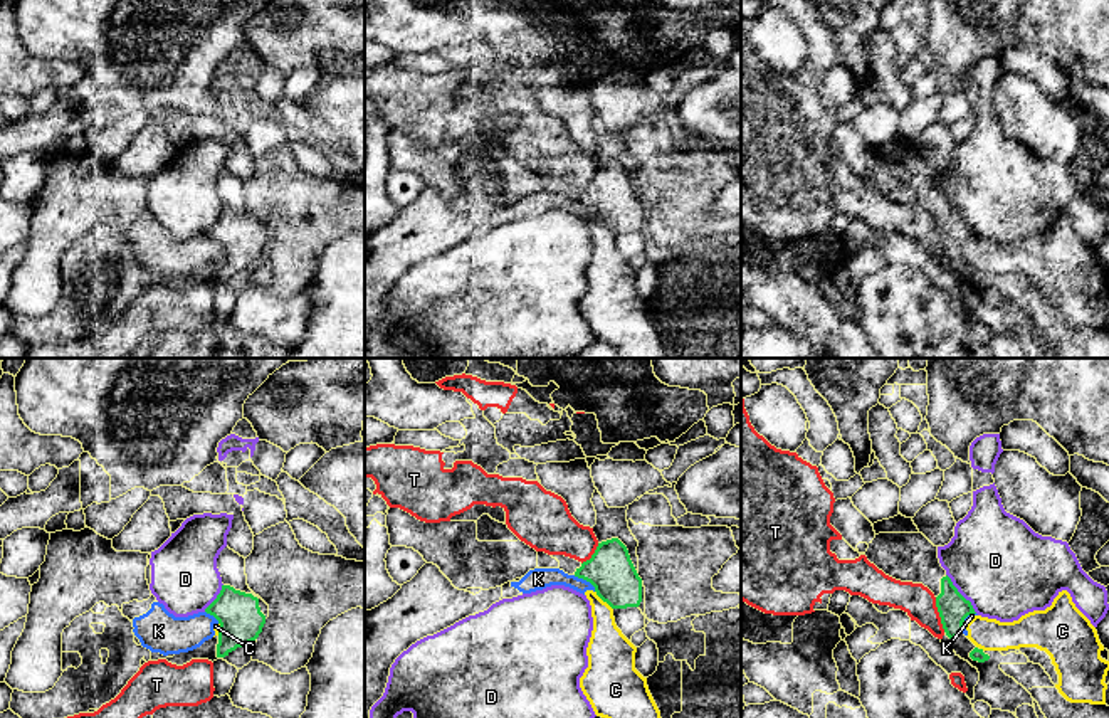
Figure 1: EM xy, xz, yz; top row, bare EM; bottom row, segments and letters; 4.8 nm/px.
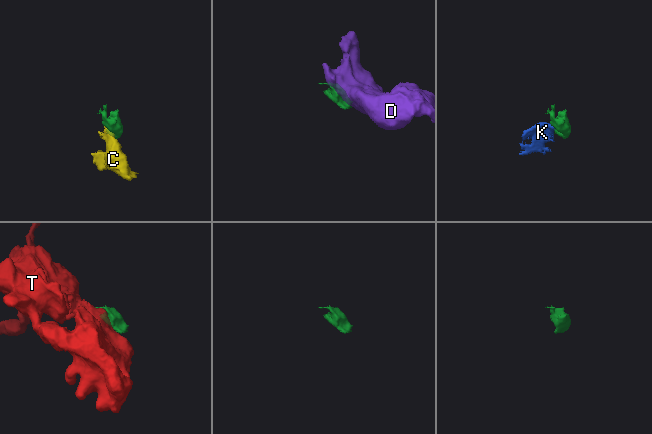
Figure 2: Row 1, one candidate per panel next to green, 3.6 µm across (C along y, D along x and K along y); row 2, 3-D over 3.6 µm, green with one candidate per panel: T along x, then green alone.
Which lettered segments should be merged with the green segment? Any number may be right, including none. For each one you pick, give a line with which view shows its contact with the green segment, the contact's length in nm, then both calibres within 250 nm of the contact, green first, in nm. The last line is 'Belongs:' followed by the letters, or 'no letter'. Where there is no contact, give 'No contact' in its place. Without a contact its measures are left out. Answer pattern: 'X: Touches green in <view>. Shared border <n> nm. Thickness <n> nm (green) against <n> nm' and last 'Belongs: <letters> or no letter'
Belongs: no letter

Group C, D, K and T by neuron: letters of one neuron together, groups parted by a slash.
C K / D / T

